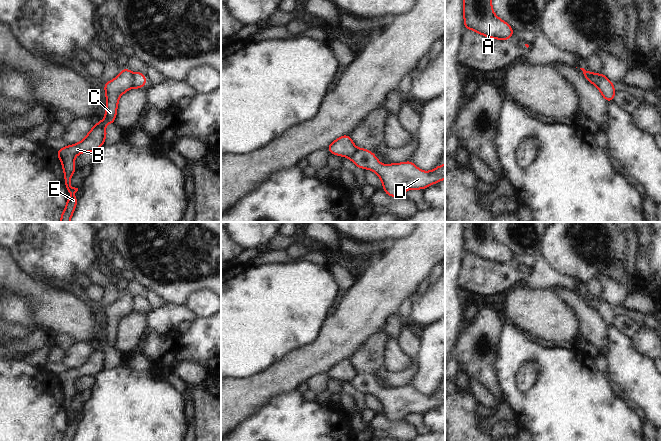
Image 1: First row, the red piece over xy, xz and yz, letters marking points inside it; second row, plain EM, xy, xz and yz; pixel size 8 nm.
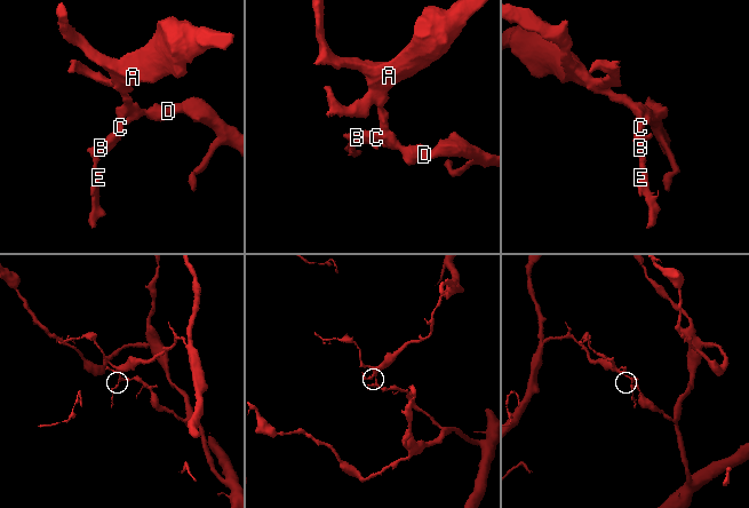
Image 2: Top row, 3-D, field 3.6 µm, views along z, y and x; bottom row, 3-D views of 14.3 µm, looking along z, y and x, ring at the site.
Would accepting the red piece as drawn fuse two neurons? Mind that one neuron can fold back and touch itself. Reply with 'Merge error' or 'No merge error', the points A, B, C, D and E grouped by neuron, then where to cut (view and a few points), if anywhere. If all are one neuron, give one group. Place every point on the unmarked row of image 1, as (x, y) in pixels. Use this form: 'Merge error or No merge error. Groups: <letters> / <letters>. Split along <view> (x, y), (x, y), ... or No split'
Merge error. Groups: A B C E / D. Split along xy (134, 298), (131, 310)

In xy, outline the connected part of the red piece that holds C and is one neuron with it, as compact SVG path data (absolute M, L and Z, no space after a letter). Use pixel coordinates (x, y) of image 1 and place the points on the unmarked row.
M123 292L119 300L103 308L107 323L104 343L96 346L95 350L82 365L77 368L65 370L56 376L63 390L63 396L65 398L64 408L67 417L76 417L78 415L78 412L70 411L71 401L76 394L75 380L84 376L95 376L104 369L104 364L107 361L105 348L114 348L119 321L132 312L133 305L134 298L129 293Z

